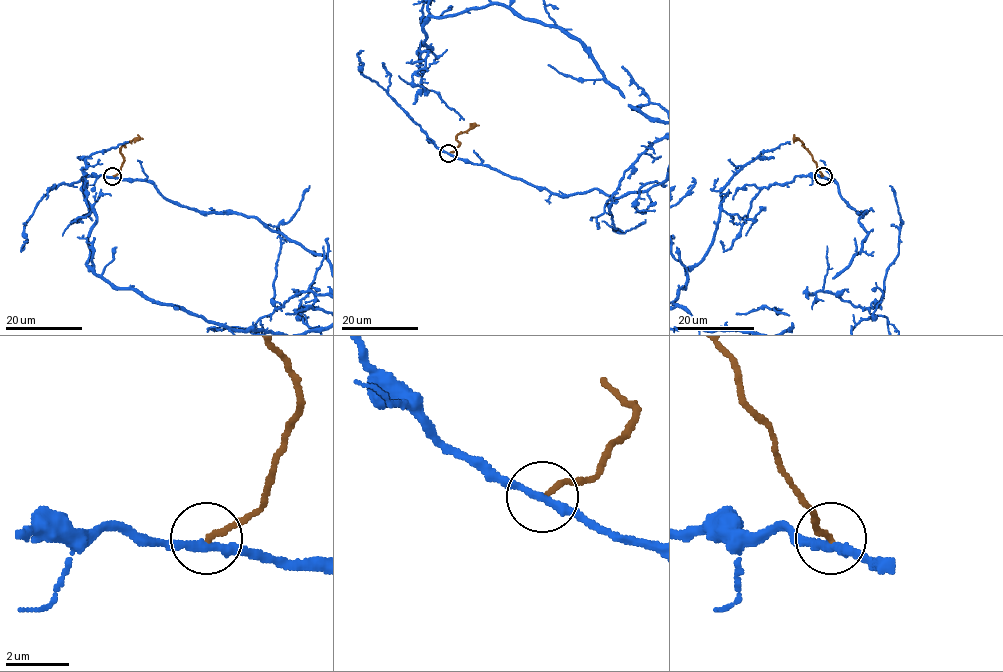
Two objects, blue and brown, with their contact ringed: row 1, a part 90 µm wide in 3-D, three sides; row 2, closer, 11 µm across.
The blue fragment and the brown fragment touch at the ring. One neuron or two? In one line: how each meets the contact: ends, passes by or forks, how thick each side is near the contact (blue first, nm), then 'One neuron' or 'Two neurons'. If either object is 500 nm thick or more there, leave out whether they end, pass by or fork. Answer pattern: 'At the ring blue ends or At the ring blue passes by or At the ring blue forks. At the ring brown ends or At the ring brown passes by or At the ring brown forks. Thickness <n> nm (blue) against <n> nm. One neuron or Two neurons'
At the ring blue passes by. At the ring brown ends. Thickness 240 nm (blue) against 180 nm. Two neurons

